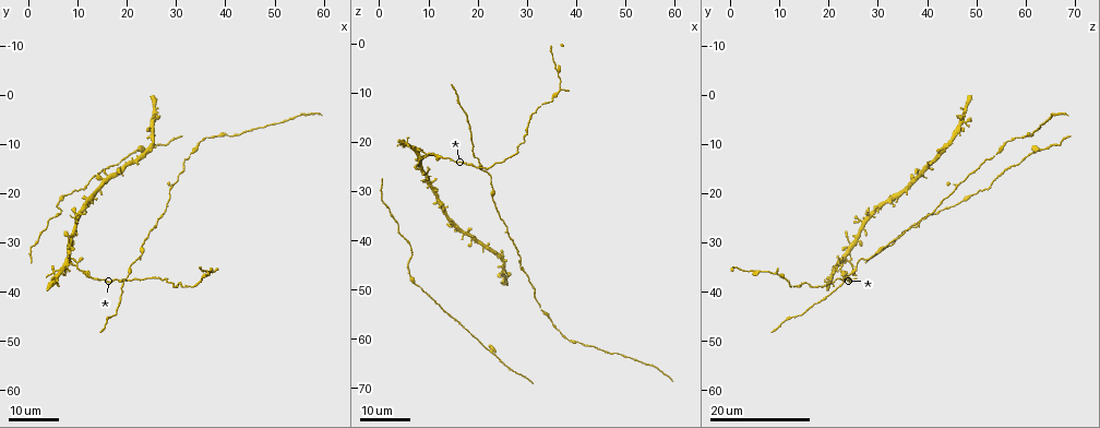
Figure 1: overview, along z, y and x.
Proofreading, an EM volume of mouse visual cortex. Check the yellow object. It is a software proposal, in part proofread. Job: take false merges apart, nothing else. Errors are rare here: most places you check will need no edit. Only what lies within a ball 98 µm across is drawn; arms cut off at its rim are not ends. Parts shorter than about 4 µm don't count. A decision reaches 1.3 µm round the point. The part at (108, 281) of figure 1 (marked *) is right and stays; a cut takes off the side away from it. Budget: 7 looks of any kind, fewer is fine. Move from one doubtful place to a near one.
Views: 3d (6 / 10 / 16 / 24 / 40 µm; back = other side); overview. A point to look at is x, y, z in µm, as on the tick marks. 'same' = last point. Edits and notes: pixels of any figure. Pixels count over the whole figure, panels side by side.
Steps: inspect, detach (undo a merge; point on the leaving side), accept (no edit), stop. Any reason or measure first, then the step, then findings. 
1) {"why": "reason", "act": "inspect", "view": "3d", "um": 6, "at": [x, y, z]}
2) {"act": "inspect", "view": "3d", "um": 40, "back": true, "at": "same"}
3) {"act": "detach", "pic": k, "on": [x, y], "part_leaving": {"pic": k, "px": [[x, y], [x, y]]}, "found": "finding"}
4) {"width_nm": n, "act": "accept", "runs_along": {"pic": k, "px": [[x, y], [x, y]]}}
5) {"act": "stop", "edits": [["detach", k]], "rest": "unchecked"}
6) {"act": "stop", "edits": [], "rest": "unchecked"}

{"why": "branch point", "act": "inspect", "view": "3d", "um": 16, "at": [20.0, 36.0, 24.5]}

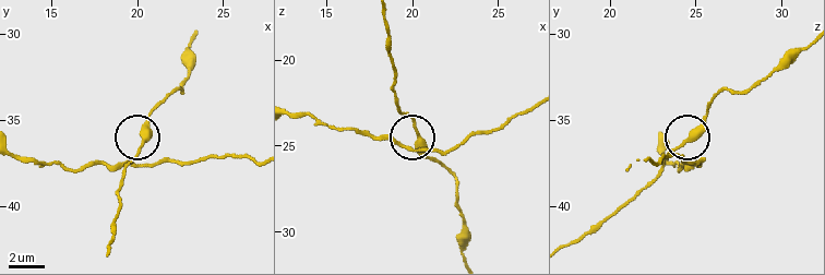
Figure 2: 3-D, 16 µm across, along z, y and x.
{"why": "closer look", "act": "inspect", "view": "3d", "um": 6, "at": [20.4, 36.3, 24.2]}

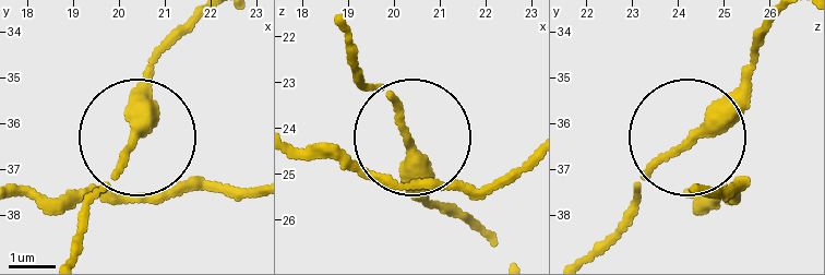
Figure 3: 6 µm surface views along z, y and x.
{"side_arm_um": 23, "act": "accept", "found": "one neuron here"}

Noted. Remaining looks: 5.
{"why": "sudden change in width", "act": "inspect", "view": "3d", "um": 16, "at": [11.5, 35.5, 22.5]}

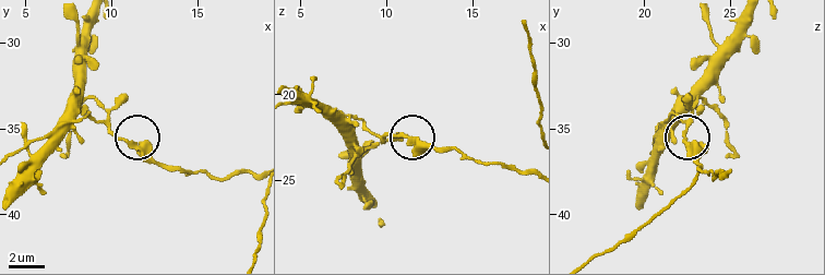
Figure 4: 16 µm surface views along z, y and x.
{"why": "closer look", "act": "inspect", "view": "3d", "um": 6, "at": [11.4, 36.1, 22.5]}

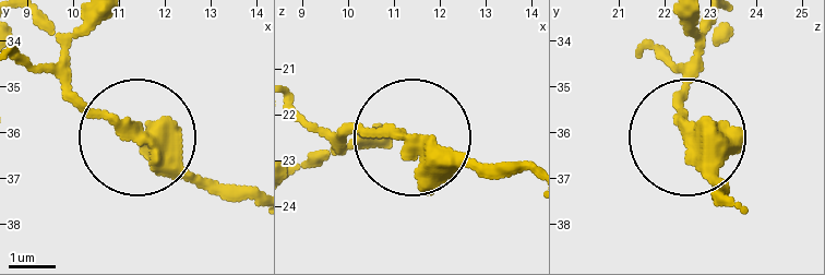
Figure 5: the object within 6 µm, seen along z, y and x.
{"act": "accept", "runs_along": {"pic": 5, "px": [[254, 193], [183, 182], [47, 64]]}, "found": "continuous, no second neuron"}

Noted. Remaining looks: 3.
{"act": "inspect", "view": "3d", "um": 24, "at": [8.0, 34.0, 24.0]}

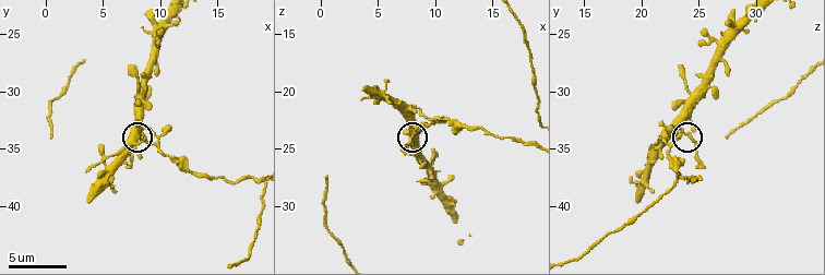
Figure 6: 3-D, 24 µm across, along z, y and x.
{"act": "inspect", "view": "3d", "um": 10, "at": [7.8, 33.8, 24.4]}

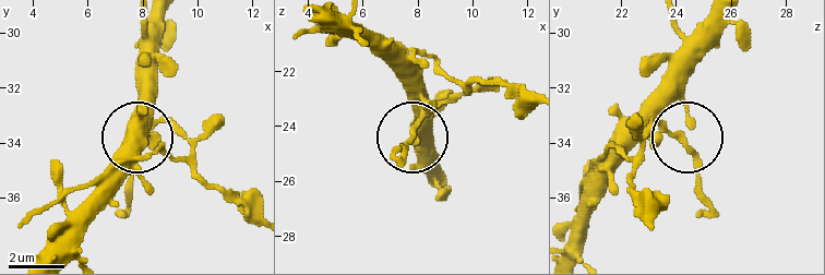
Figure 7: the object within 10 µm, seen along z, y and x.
{"act": "accept", "found": "continuous, no second neuron"}

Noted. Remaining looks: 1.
{"act": "stop", "edits": [], "rest": "unchecked"}

